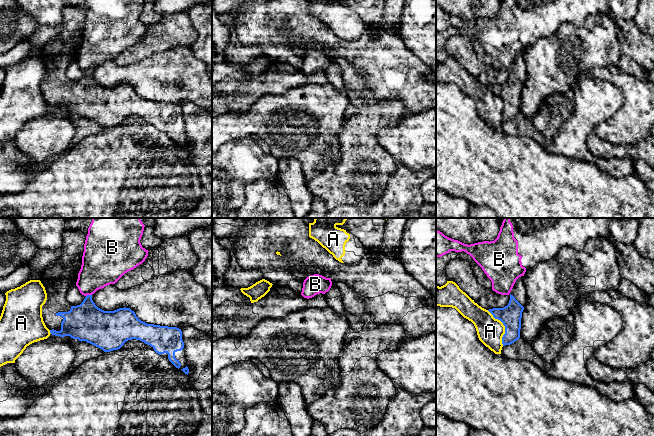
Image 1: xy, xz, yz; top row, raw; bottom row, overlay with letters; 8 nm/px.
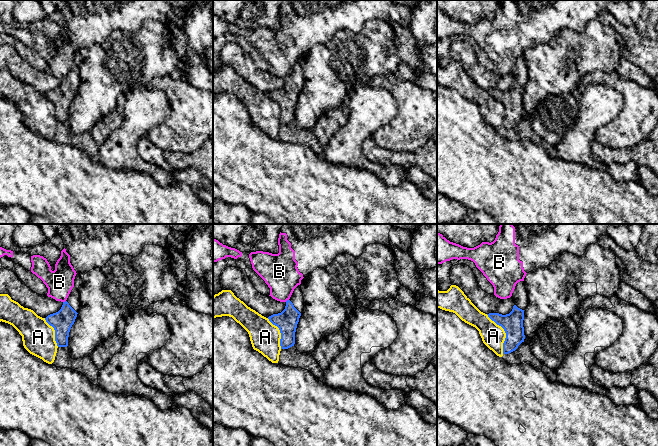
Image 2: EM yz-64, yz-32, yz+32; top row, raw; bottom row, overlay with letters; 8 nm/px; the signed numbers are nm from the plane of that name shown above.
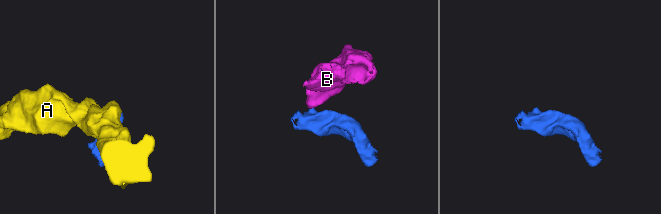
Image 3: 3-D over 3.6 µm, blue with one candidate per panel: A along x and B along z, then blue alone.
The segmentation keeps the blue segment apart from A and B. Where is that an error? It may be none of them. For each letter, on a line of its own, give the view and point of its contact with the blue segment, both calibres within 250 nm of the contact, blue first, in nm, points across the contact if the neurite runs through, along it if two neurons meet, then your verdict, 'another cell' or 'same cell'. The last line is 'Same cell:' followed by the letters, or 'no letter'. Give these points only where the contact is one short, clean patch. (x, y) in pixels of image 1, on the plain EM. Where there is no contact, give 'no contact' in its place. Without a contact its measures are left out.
A: contact yz (505, 103); calibres 170 and 220 nm; another cell
B: contact xy (88, 71); calibres 300 and 300 nm; border xy (91, 70), (86, 72); another cell
Same cell: no letter

